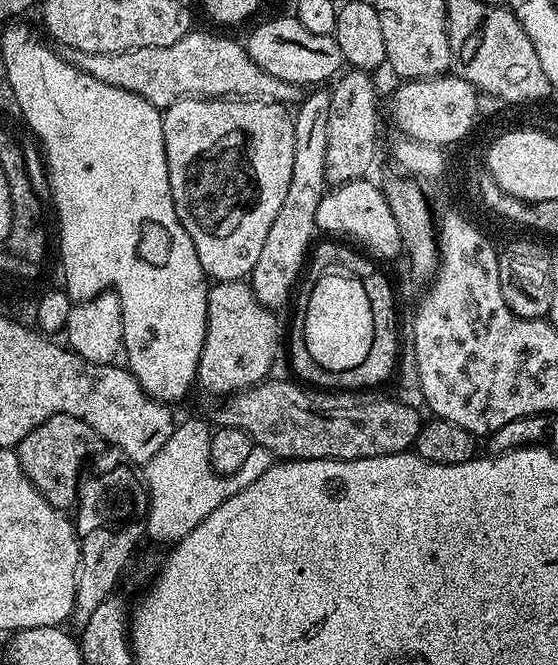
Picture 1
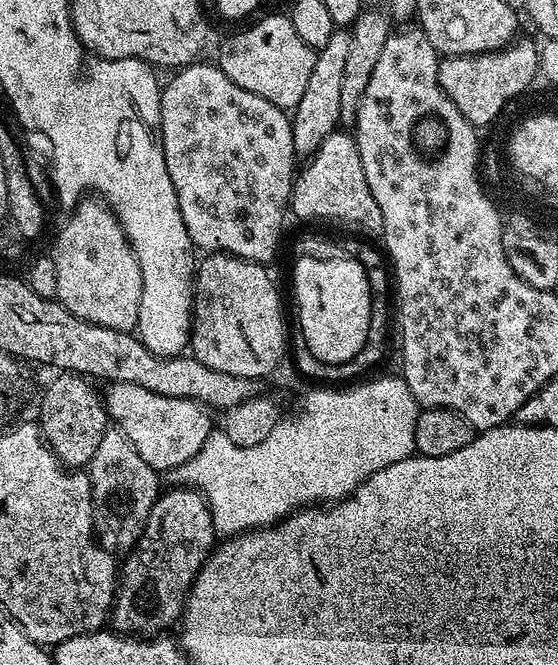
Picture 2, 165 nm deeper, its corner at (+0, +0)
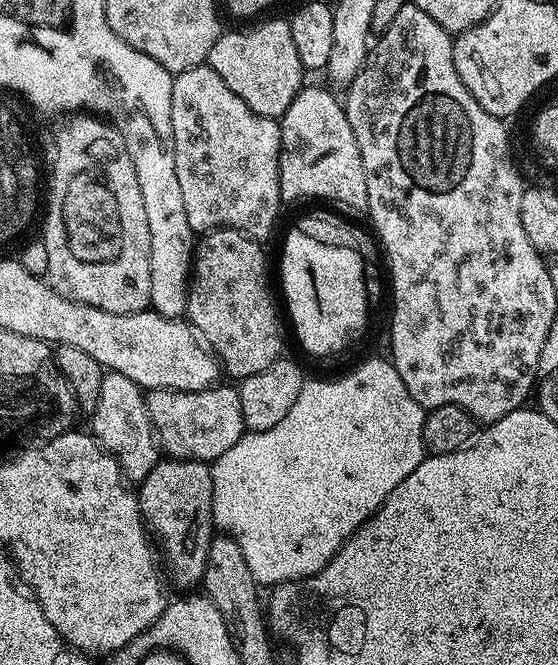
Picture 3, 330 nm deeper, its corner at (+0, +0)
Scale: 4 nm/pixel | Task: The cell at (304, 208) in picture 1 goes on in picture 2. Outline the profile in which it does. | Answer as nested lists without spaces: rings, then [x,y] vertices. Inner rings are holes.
[[[344,30],[330,34],[330,42],[326,42],[326,46],[322,46],[317,51],[314,71],[310,73],[310,82],[306,82],[306,91],[290,116],[293,148],[297,157],[311,157],[326,137],[331,132],[337,131],[340,121],[342,69],[346,66],[348,51],[350,51],[350,38],[348,32]]]

